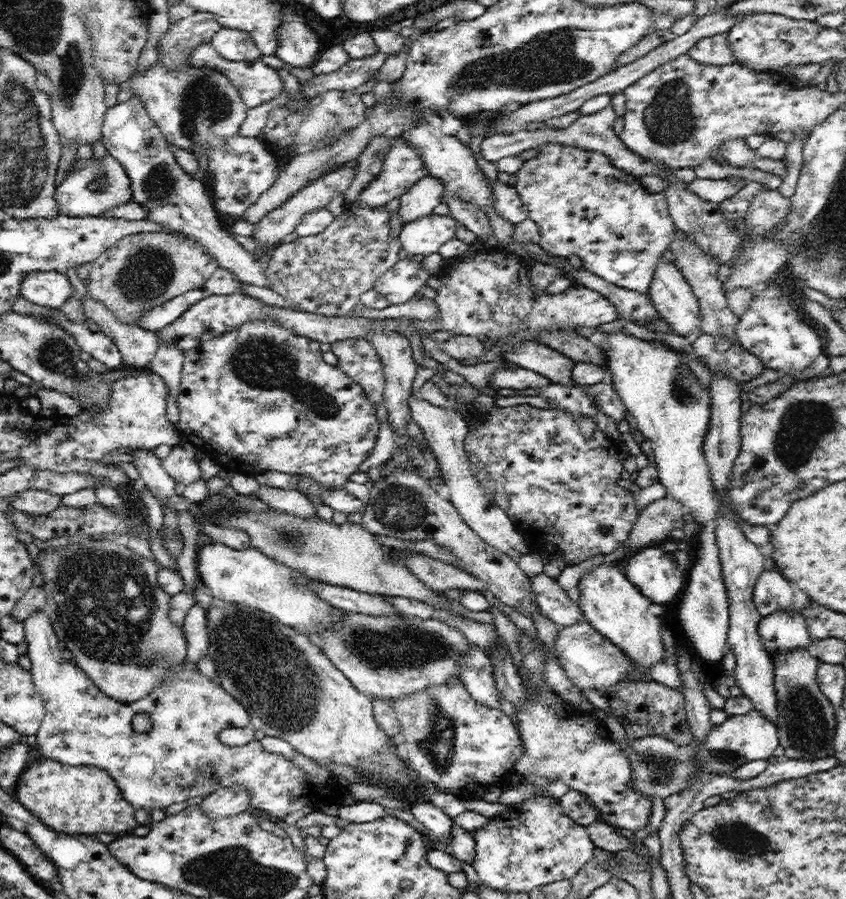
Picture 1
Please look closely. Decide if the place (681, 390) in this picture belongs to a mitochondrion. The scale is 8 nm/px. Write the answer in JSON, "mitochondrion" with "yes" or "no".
{"mitochondrion":"yes"}

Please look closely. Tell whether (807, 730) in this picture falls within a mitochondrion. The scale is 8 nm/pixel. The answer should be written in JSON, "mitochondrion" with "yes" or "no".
{"mitochondrion":"yes"}

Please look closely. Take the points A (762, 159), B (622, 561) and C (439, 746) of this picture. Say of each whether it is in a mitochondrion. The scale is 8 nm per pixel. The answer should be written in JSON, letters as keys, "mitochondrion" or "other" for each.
{"A":"other","B":"other","C":"mitochondrion"}

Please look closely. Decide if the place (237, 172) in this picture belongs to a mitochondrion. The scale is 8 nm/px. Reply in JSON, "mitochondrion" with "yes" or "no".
{"mitochondrion":"no"}

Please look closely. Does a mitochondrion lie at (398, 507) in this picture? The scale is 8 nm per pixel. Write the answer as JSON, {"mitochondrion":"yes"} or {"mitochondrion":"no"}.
{"mitochondrion":"yes"}

